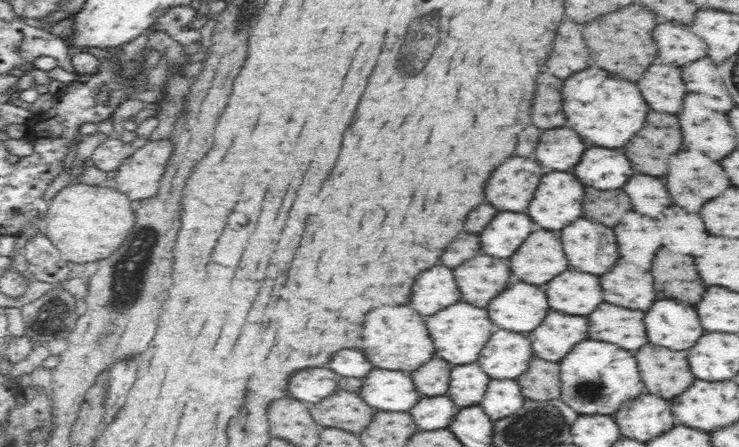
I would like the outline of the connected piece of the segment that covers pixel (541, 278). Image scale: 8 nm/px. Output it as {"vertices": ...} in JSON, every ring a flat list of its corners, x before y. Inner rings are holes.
{"vertices":[[540,230,530,234,526,242,512,256,512,272,518,280,540,284,568,270,566,256,560,242,560,232]]}

